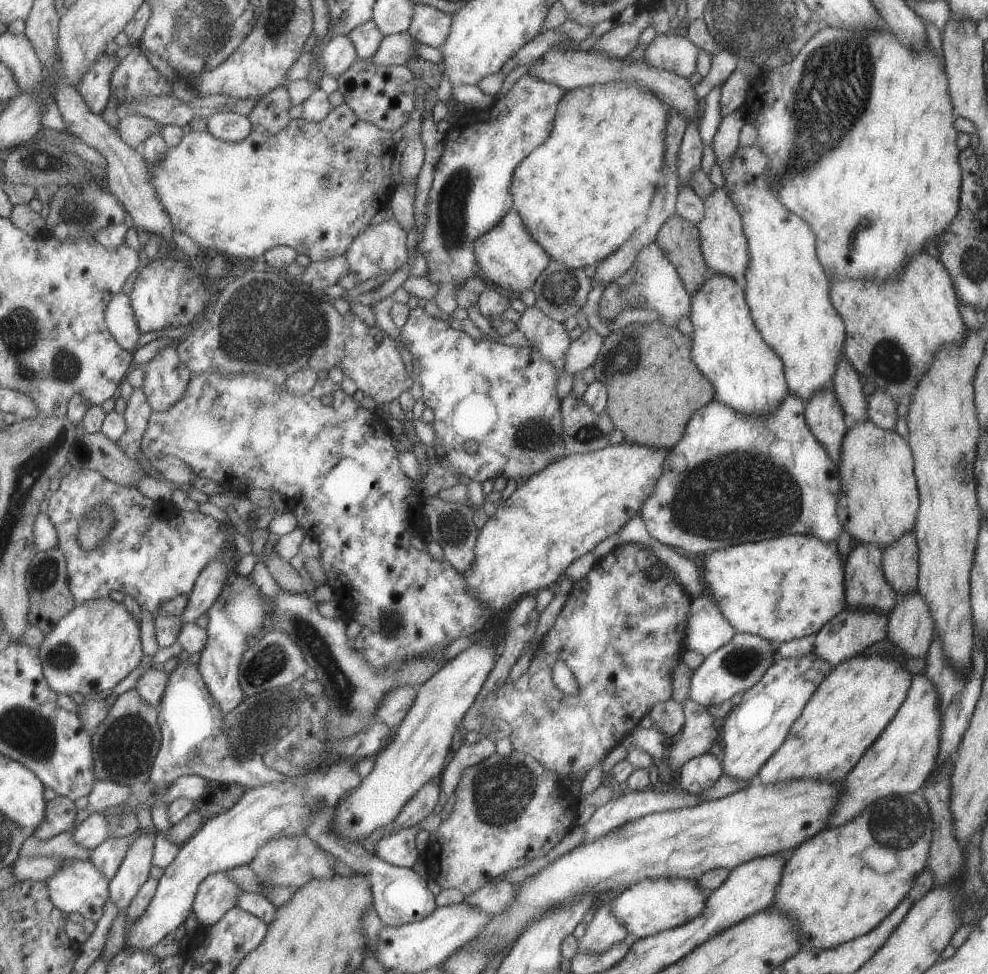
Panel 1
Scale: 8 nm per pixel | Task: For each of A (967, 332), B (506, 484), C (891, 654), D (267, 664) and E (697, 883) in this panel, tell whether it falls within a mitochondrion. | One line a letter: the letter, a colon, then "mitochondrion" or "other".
A: other
B: other
C: other
D: mitochondrion
E: other

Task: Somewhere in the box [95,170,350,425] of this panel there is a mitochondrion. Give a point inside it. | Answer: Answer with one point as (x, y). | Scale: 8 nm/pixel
(269, 323)

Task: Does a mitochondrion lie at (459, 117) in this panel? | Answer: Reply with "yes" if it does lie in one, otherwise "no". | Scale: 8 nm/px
no

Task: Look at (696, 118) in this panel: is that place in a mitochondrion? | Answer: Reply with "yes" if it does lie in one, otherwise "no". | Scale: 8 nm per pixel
no

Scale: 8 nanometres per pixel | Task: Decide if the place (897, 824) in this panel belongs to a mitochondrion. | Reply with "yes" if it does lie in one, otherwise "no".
yes

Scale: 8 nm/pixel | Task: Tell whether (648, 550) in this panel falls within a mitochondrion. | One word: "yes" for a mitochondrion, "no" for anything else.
no

